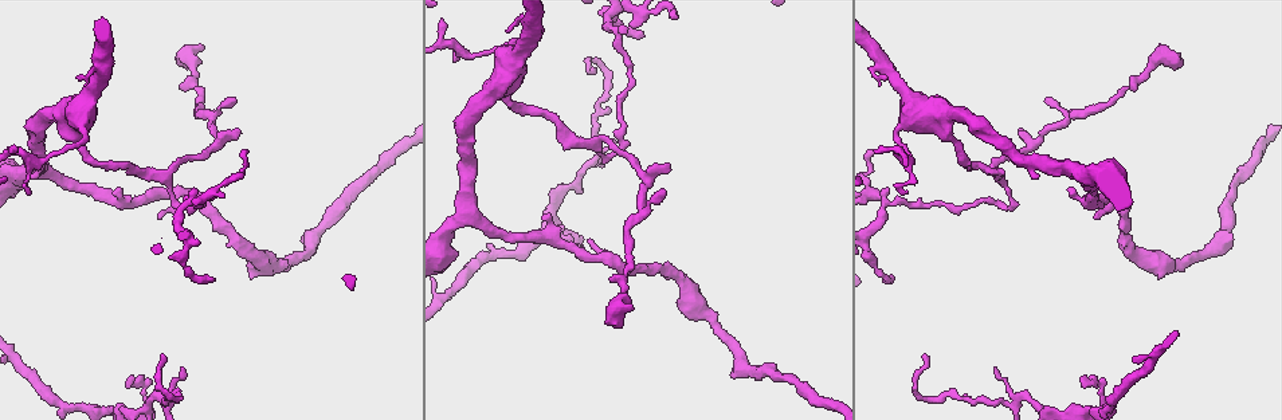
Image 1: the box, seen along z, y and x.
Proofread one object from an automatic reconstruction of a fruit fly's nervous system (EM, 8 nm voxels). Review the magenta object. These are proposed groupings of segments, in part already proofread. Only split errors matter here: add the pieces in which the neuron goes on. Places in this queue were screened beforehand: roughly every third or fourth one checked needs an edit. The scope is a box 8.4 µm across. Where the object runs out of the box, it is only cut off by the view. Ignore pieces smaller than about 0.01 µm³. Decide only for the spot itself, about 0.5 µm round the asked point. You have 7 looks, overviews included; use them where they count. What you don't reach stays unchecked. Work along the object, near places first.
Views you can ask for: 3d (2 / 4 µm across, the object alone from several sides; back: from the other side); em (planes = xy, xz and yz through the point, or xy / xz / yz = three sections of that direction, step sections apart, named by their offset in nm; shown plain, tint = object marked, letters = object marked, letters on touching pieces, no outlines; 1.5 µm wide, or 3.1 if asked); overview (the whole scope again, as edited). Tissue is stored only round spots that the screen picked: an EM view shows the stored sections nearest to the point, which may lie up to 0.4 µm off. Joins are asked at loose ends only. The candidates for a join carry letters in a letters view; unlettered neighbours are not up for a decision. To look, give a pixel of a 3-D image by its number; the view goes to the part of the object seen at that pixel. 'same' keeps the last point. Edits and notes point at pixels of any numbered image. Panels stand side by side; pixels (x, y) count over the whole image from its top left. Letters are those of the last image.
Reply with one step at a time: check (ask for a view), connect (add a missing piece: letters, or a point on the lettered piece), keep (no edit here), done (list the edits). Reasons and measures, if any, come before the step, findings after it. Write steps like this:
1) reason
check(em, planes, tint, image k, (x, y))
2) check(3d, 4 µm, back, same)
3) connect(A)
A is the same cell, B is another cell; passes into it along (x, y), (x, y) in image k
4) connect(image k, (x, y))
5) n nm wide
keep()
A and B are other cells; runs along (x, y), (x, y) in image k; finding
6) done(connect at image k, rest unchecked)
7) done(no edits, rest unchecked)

branch stops here
check(3d, 2 µm, image 1, (889, 283))

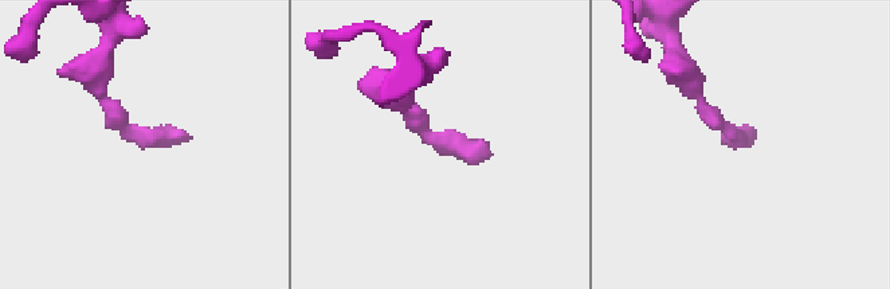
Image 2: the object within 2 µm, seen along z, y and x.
shape alone is not enough
check(em, planes, tint, image 2, (180, 143))

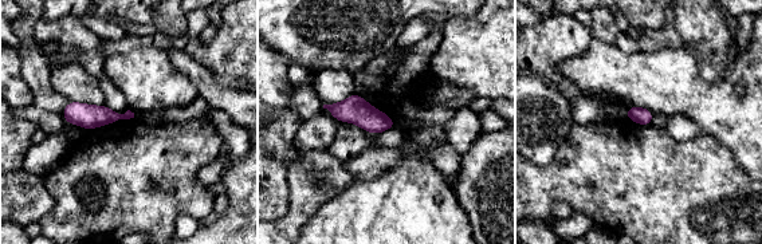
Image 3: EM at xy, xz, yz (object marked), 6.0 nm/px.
check(em, planes, letters, same)

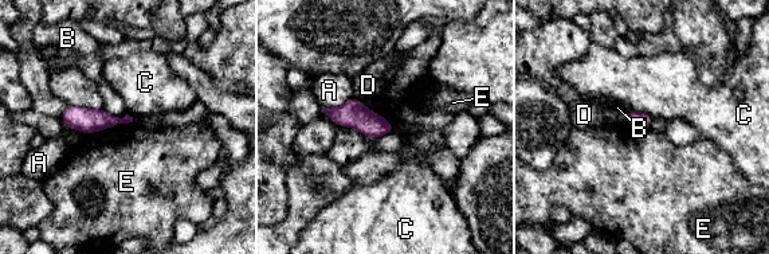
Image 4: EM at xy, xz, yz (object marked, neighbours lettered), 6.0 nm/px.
keep()
A, B, C, D and E are other cells; border along (128, 122), (120, 122), (85, 135) in image 4; no lettered piece goes on from it

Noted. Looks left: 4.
an open end
check(3d, 2 µm, image 1, (1048, 99))

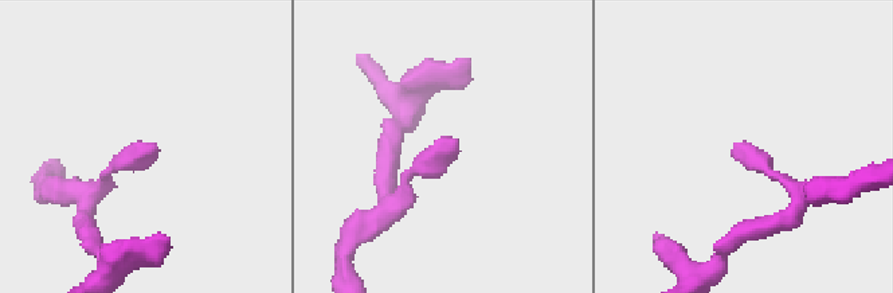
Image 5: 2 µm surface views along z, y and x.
need the tissue
check(em, xy, step 4, letters, image 5, (156, 149))

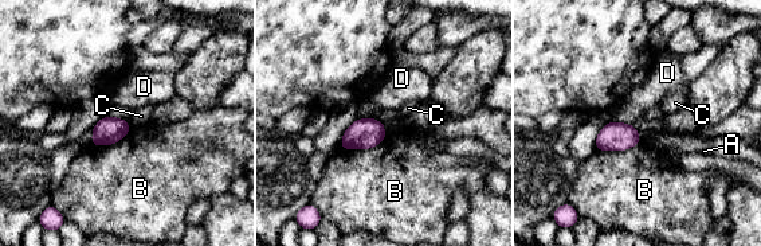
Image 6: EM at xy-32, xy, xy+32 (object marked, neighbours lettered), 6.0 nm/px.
check(em, planes, letters, same)

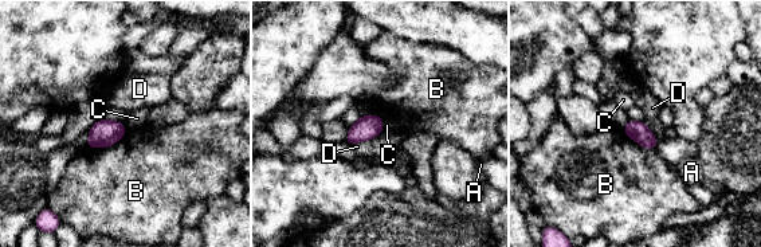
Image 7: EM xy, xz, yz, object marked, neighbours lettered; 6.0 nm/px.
120 nm wide
keep()
A, B, C and D are other cells; no lettered piece goes on from it

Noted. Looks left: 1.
done(no edits, rest unchecked)

